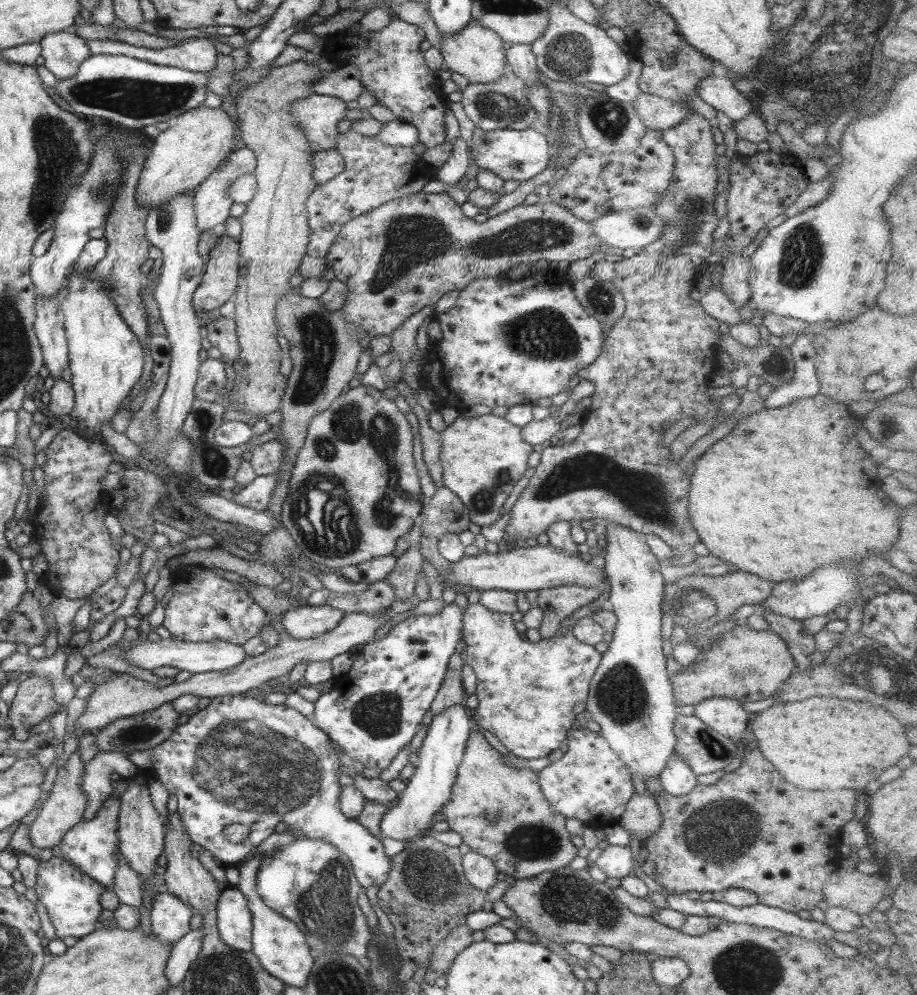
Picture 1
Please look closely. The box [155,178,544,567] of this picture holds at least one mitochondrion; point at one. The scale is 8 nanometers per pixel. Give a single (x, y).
(324, 518)

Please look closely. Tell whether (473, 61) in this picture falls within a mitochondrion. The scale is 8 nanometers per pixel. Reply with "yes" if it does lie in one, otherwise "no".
no

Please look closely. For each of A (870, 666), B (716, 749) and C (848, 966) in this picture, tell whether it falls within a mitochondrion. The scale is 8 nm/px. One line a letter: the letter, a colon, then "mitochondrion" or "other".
A: mitochondrion
B: mitochondrion
C: other

